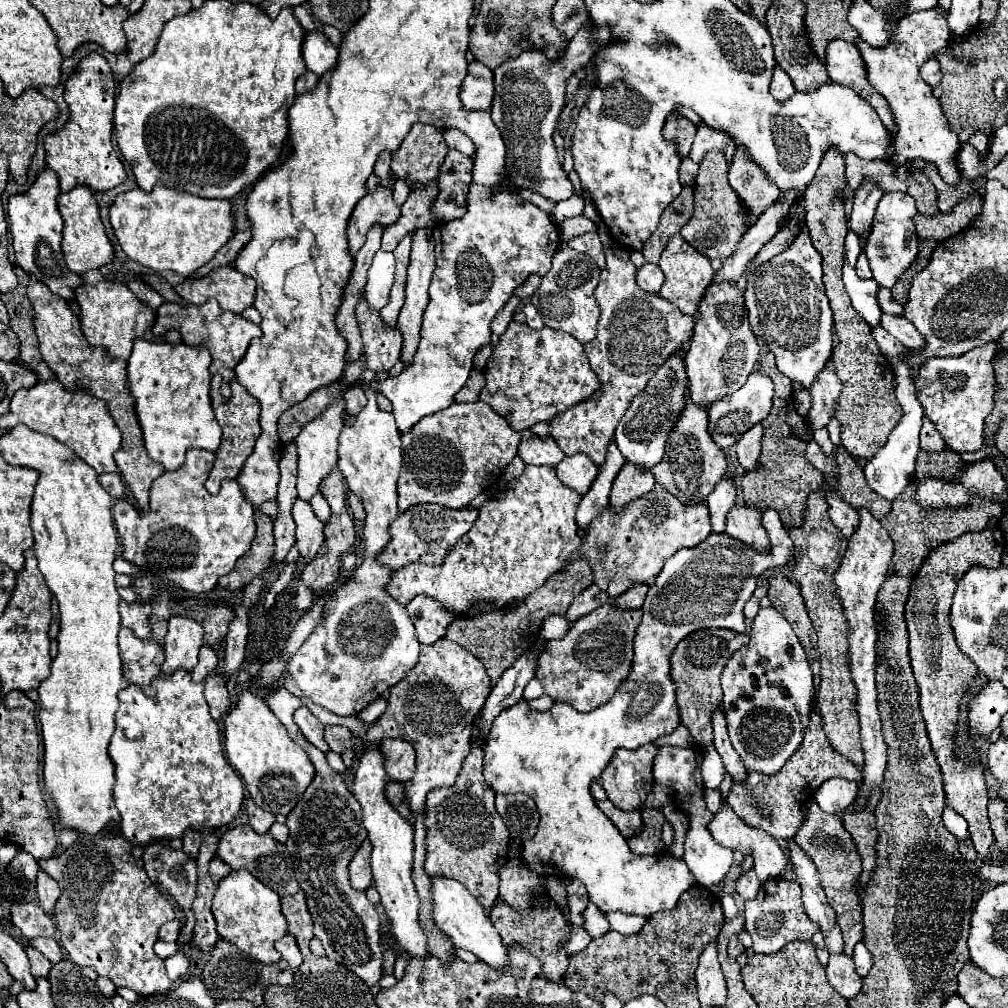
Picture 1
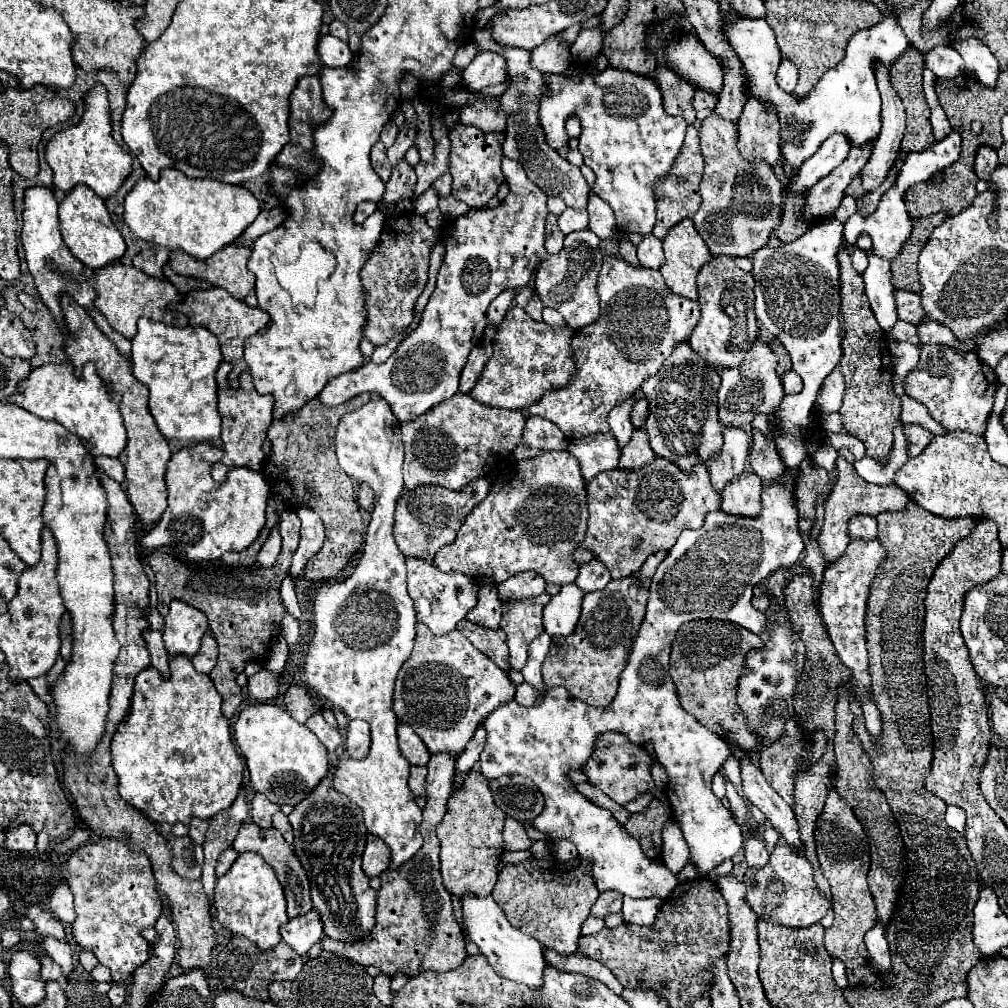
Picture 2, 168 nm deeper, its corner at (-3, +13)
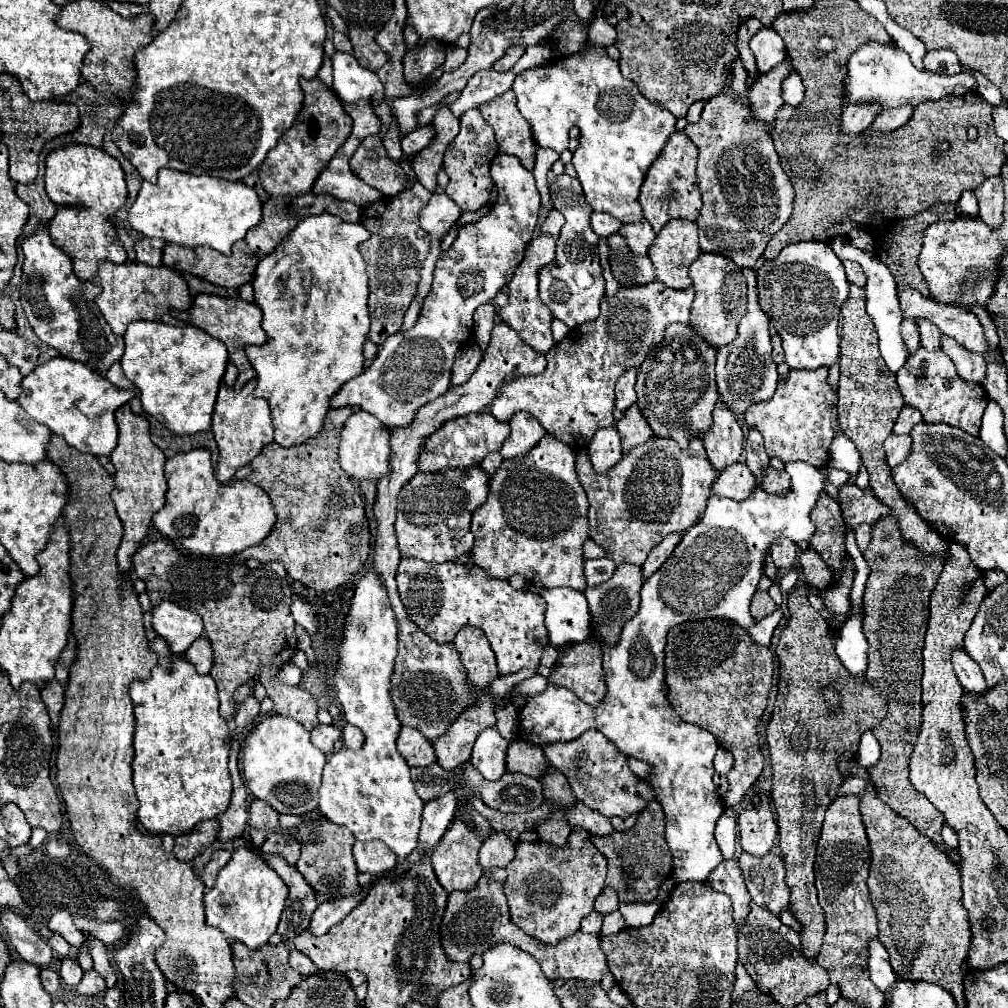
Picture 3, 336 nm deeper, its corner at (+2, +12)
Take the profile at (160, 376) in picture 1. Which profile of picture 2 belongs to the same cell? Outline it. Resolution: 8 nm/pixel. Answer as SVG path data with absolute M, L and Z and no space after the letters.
M148 318L138 320L138 334L132 338L132 374L150 390L150 412L166 438L216 440L220 438L220 414L216 408L216 370L222 364L218 340L202 326L166 326Z

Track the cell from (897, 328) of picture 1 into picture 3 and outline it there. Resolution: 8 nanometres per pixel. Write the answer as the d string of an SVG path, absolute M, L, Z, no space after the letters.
M945 335L941 337L941 351L947 357L951 357L951 361L957 367L957 373L965 381L983 383L983 379L985 379L985 359L981 355L967 351L963 345L953 341L953 337L945 337Z

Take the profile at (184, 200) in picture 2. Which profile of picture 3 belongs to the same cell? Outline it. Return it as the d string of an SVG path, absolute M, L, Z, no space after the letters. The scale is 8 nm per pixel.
M173 169L159 171L159 183L143 181L135 203L129 209L129 225L143 237L157 237L181 247L207 245L223 255L231 253L235 241L261 219L257 193L241 181L221 181L209 175L191 175Z

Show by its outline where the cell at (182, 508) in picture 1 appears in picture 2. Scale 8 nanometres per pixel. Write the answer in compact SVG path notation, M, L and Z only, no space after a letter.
M196 444L172 454L166 466L168 508L144 534L144 548L158 550L170 546L192 562L204 562L216 560L228 550L242 552L258 538L266 522L266 500L270 494L268 482L256 470L232 468L228 480L224 484L216 484L210 470L223 455L222 448L214 448L210 444Z

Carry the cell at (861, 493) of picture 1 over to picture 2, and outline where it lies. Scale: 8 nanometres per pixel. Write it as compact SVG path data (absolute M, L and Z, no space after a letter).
M844 458L836 460L836 472L838 472L838 480L834 482L834 488L824 504L824 524L822 524L822 530L818 536L818 546L822 550L826 564L836 562L844 554L846 546L850 544L848 522L852 516L858 516L858 514L878 516L880 512L900 512L908 502L908 496L904 498L904 492L896 484L888 484L888 486L868 484L864 478L860 478L856 474L854 466L848 464Z

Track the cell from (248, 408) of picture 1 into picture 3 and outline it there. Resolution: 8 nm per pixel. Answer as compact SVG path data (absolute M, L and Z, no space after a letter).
M229 363L227 371L221 379L221 387L219 387L219 395L217 395L217 403L215 403L215 411L213 411L213 427L211 429L215 435L217 447L219 447L219 463L217 463L217 481L219 483L229 483L239 467L251 463L259 455L263 445L273 441L269 403L265 399L257 399L253 395L253 389L257 383L255 379L247 381L241 391L235 391L233 383L235 383L237 375L239 375L237 367Z

